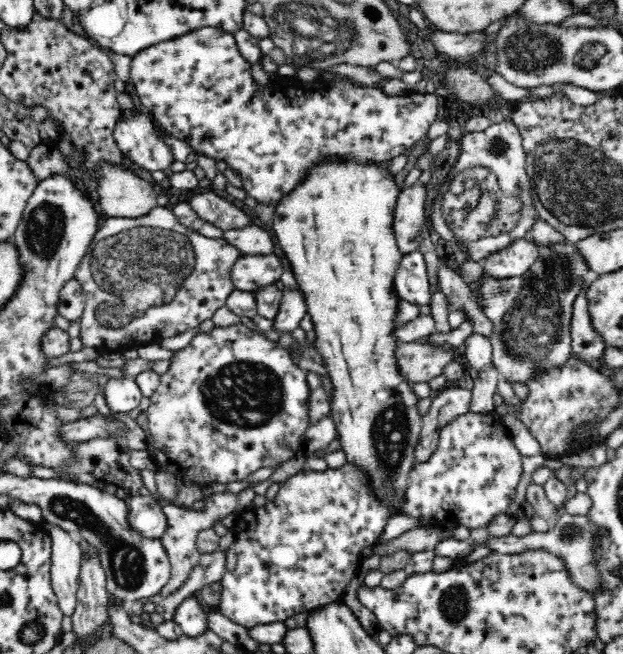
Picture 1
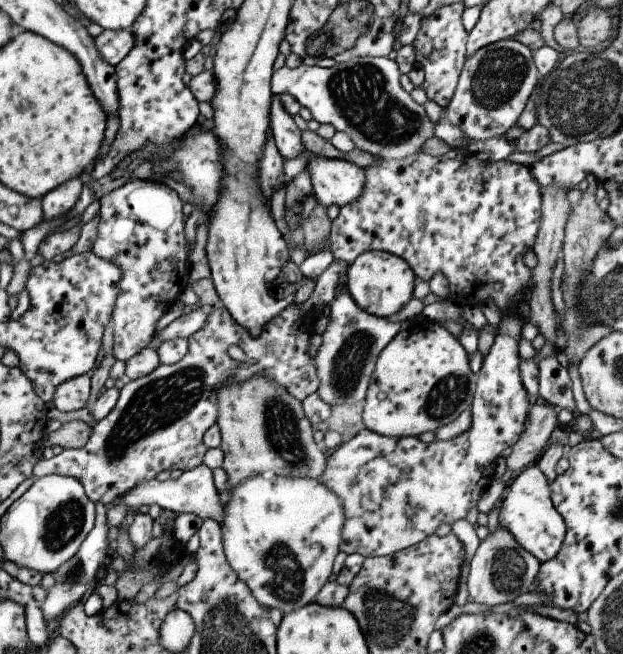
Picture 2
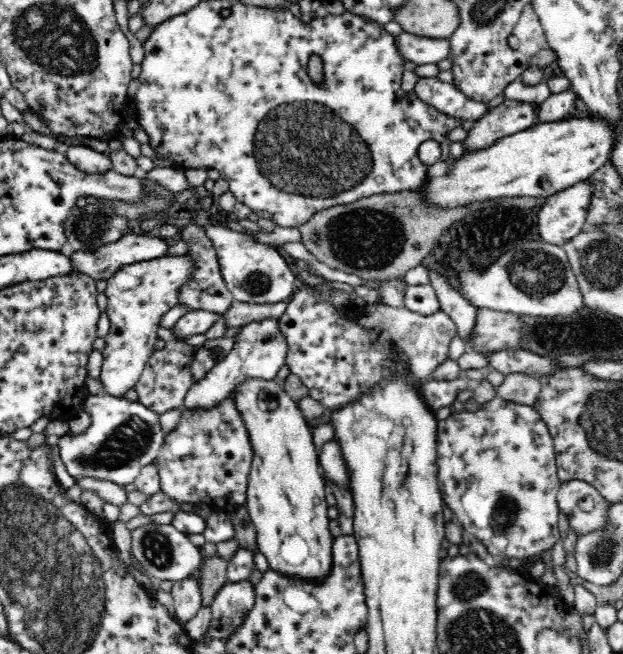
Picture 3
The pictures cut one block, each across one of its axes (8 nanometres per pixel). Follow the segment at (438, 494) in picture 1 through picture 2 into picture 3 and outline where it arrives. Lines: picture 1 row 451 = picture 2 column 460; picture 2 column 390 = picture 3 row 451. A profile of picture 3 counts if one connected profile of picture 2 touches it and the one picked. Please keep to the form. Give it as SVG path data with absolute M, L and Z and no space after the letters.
M495 396L479 404L475 412L455 412L439 420L437 426L437 479L443 502L450 507L464 532L474 534L490 554L542 560L540 554L545 550L550 552L560 538L557 494L562 482L557 475L556 449L551 434L535 407Z

